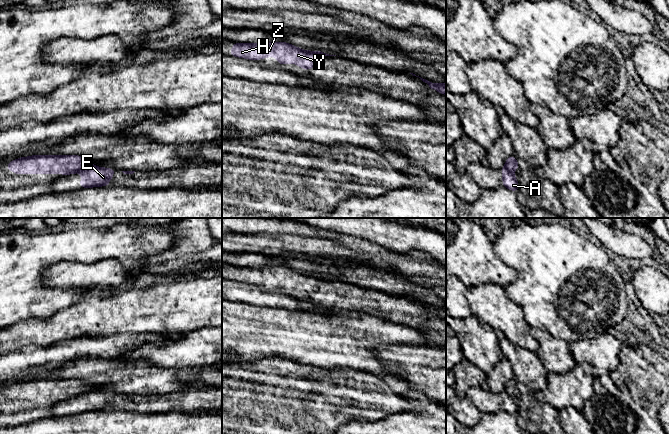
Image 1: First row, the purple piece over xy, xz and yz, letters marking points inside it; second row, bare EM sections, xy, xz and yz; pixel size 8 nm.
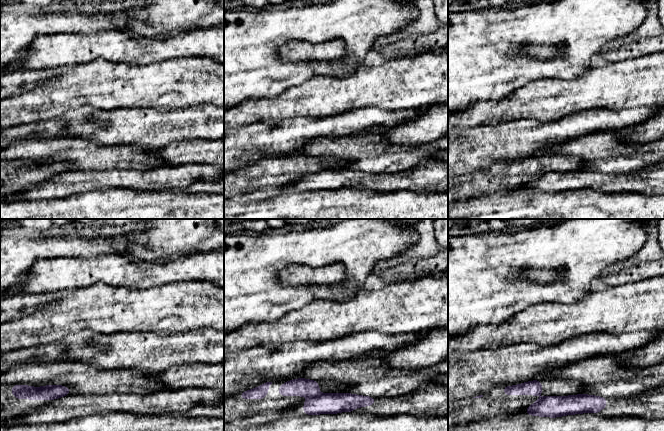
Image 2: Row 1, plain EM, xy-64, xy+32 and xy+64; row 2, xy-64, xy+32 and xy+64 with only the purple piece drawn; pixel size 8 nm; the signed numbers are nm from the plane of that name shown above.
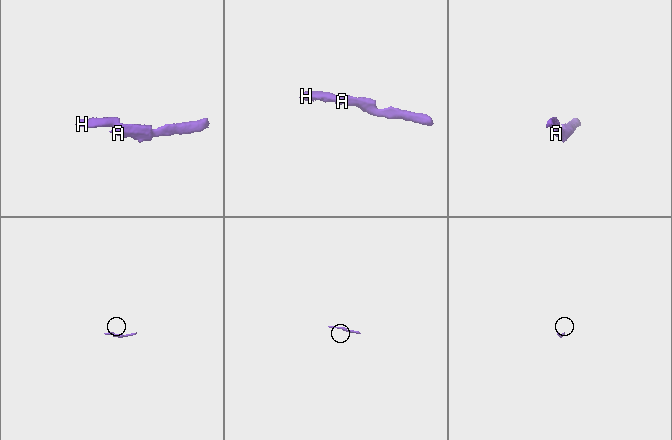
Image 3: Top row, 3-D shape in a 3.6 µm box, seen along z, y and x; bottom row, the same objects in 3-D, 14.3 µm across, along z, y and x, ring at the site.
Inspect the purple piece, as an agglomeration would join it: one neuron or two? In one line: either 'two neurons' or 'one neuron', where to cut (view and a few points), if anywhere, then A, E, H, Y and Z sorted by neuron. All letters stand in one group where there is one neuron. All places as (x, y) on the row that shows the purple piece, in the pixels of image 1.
two neurons | xy (93, 166), (87, 167), (82, 171) | A E / H Y Z

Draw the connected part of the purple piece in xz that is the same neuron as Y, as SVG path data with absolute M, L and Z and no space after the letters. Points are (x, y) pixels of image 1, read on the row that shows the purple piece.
M287 42L267 43L233 43L230 56L261 60L265 57L276 56L277 64L294 63L304 70L316 66L317 54L295 47Z

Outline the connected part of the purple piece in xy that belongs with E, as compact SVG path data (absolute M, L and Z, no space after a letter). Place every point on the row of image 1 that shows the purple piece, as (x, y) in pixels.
M93 166L82 171L80 189L90 187L109 186L113 174L117 172L117 169L102 168Z

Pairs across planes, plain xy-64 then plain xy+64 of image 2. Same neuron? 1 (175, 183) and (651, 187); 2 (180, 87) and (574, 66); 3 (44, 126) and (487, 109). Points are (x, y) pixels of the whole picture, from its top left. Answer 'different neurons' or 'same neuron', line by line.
1: same neuron
2: different neurons
3: different neurons

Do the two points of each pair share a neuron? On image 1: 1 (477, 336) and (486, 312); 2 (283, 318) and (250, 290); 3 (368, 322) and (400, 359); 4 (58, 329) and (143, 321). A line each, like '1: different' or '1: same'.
1: different
2: different
3: different
4: same

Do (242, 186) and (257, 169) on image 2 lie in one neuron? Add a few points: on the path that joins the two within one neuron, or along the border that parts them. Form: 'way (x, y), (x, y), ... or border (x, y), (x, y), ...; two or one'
way (242, 181), (252, 171); one

